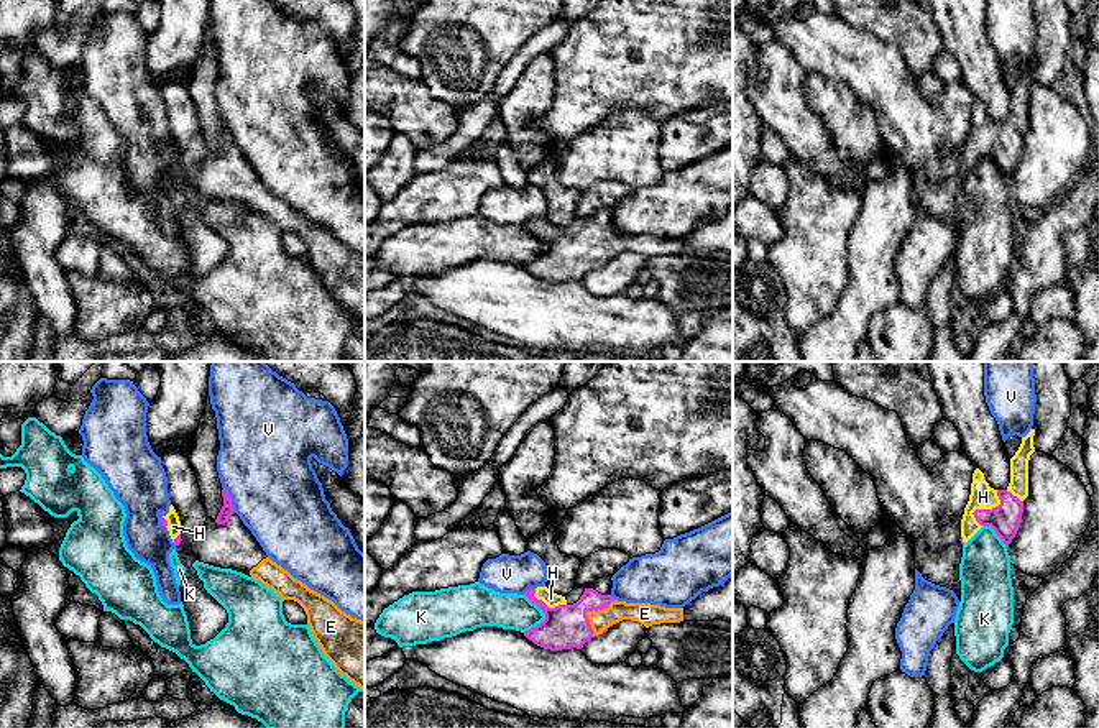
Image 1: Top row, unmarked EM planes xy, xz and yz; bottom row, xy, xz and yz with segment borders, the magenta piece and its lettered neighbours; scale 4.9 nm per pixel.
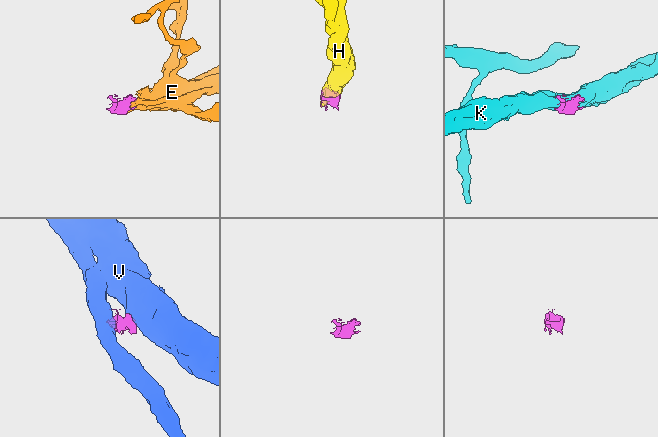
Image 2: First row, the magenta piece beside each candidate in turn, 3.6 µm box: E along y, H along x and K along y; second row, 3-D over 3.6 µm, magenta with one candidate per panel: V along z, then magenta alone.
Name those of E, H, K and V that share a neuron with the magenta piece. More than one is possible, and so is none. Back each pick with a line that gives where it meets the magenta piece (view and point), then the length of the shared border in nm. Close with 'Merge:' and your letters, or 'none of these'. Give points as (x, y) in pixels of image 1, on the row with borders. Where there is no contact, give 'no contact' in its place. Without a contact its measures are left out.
E: meets magenta in xz at (588, 610); contact 220 nm long
H: meets magenta in yz at (986, 510); contact 200 nm long
Merge: E, H

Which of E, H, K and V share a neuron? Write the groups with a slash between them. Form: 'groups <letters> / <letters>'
groups E H / K / V

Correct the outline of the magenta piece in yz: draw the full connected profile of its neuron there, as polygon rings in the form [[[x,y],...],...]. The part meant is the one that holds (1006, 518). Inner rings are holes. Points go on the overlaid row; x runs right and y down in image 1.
[[[1035,429],[1022,437],[1022,444],[1010,458],[1010,483],[1005,490],[994,490],[984,473],[973,473],[971,495],[961,519],[961,544],[966,544],[982,526],[991,526],[1009,547],[1022,523],[1023,500],[1028,496],[1028,460],[1035,452]]]

